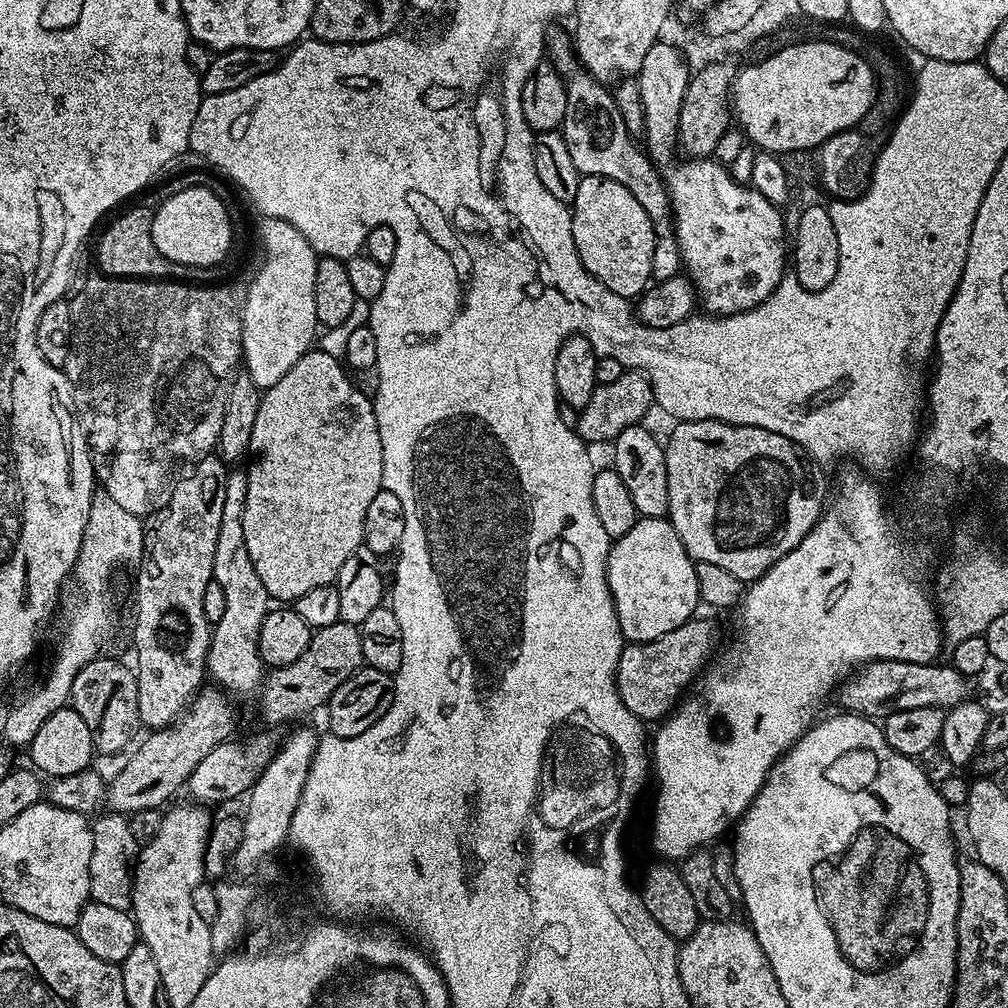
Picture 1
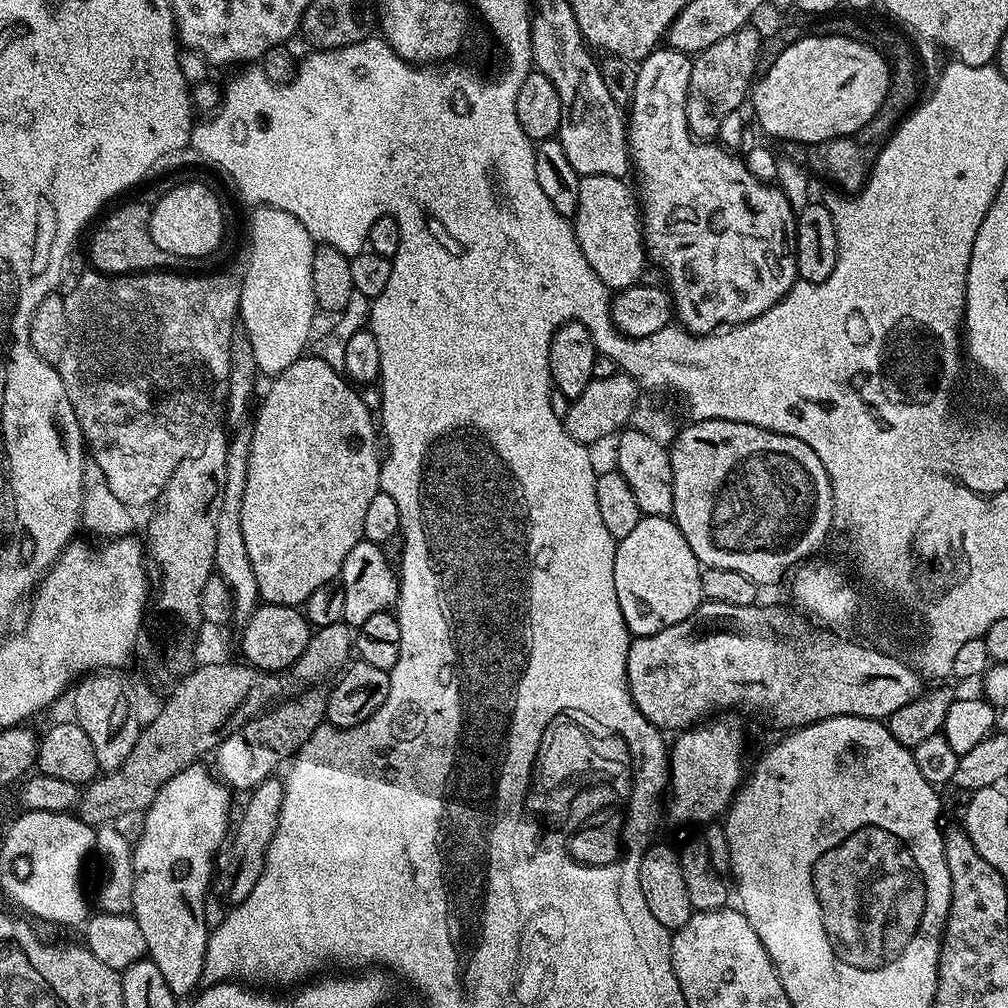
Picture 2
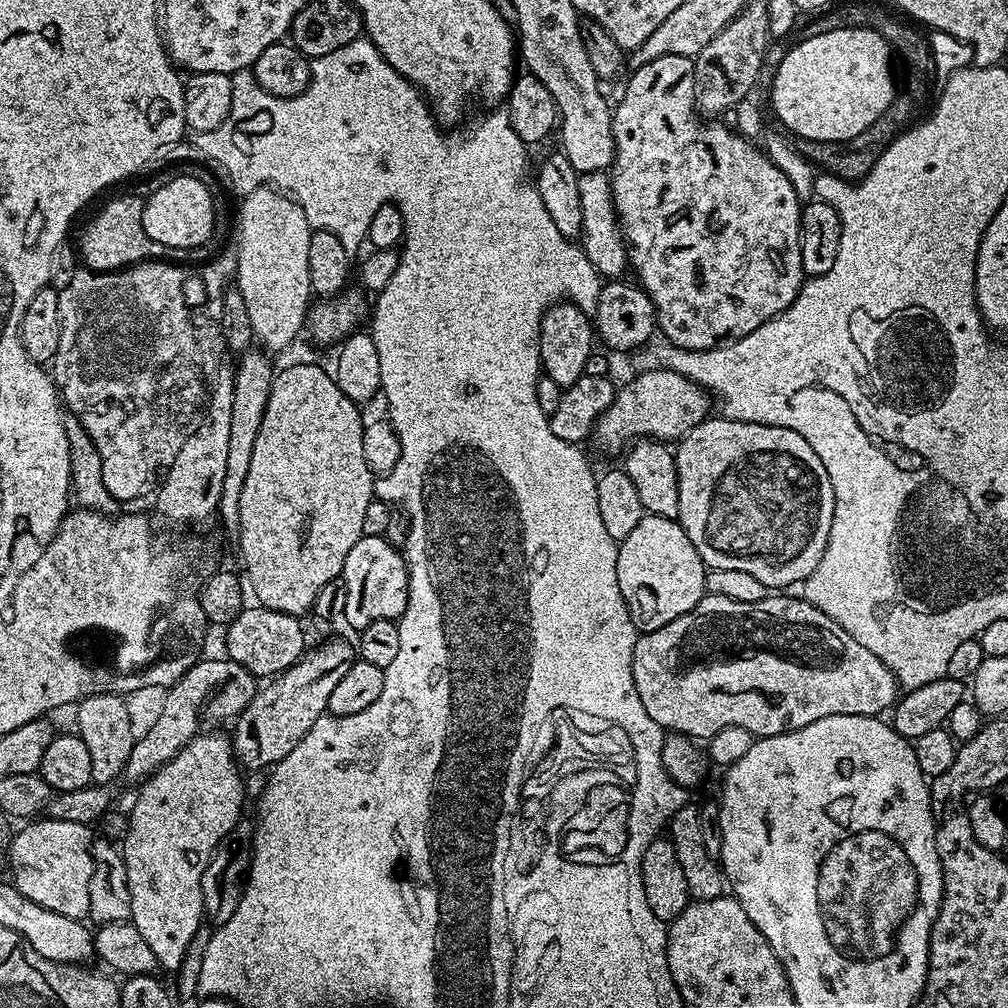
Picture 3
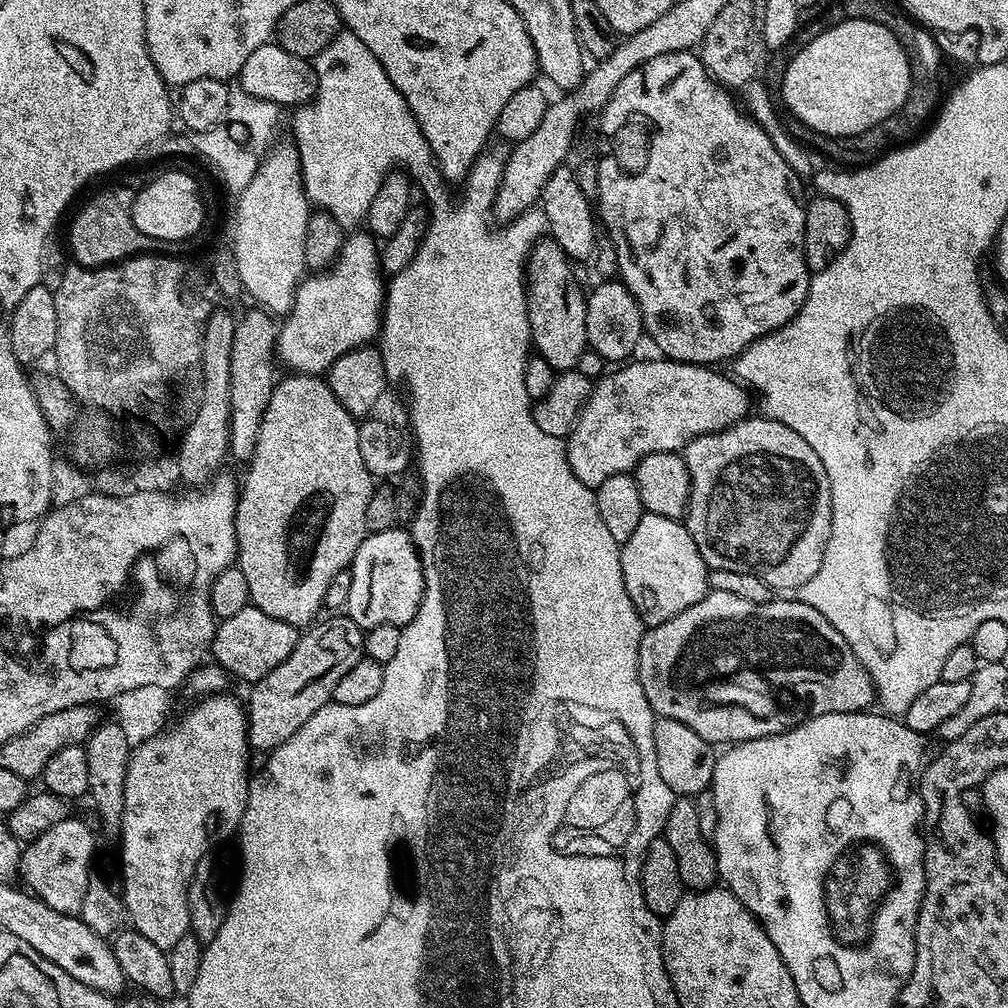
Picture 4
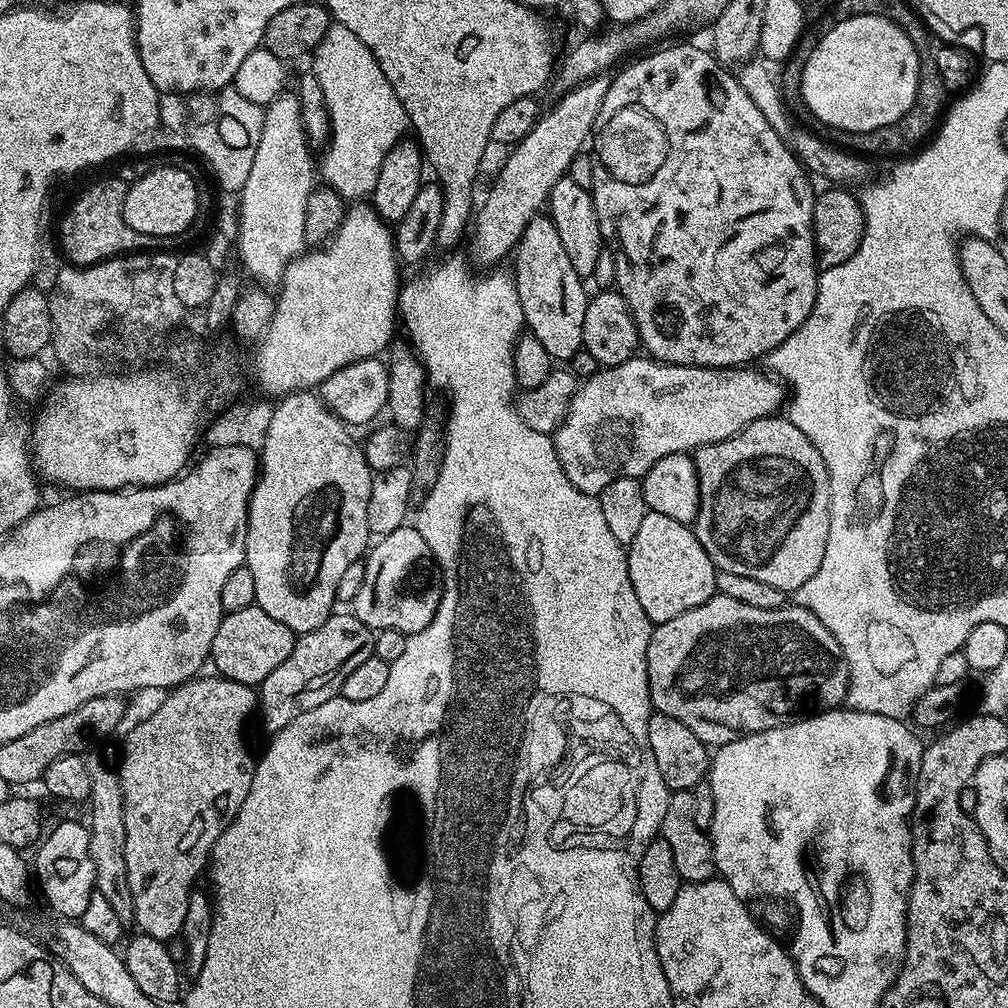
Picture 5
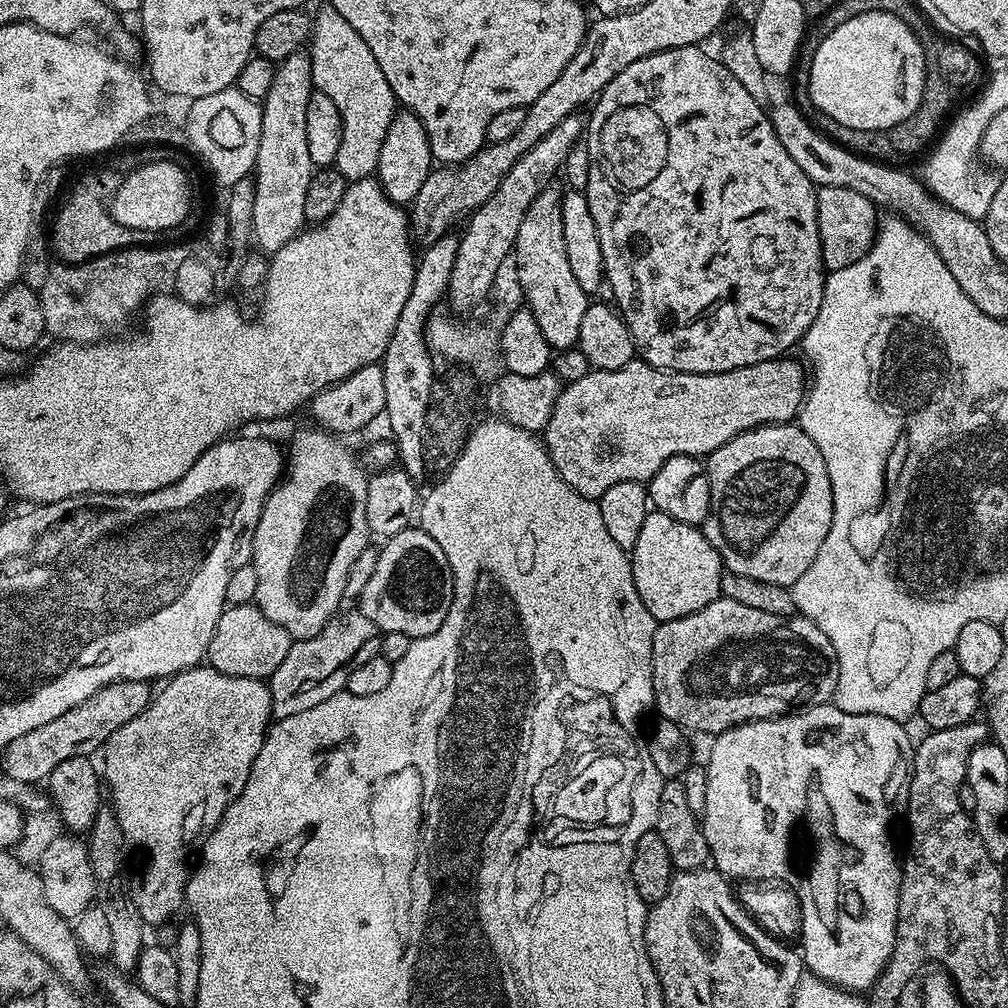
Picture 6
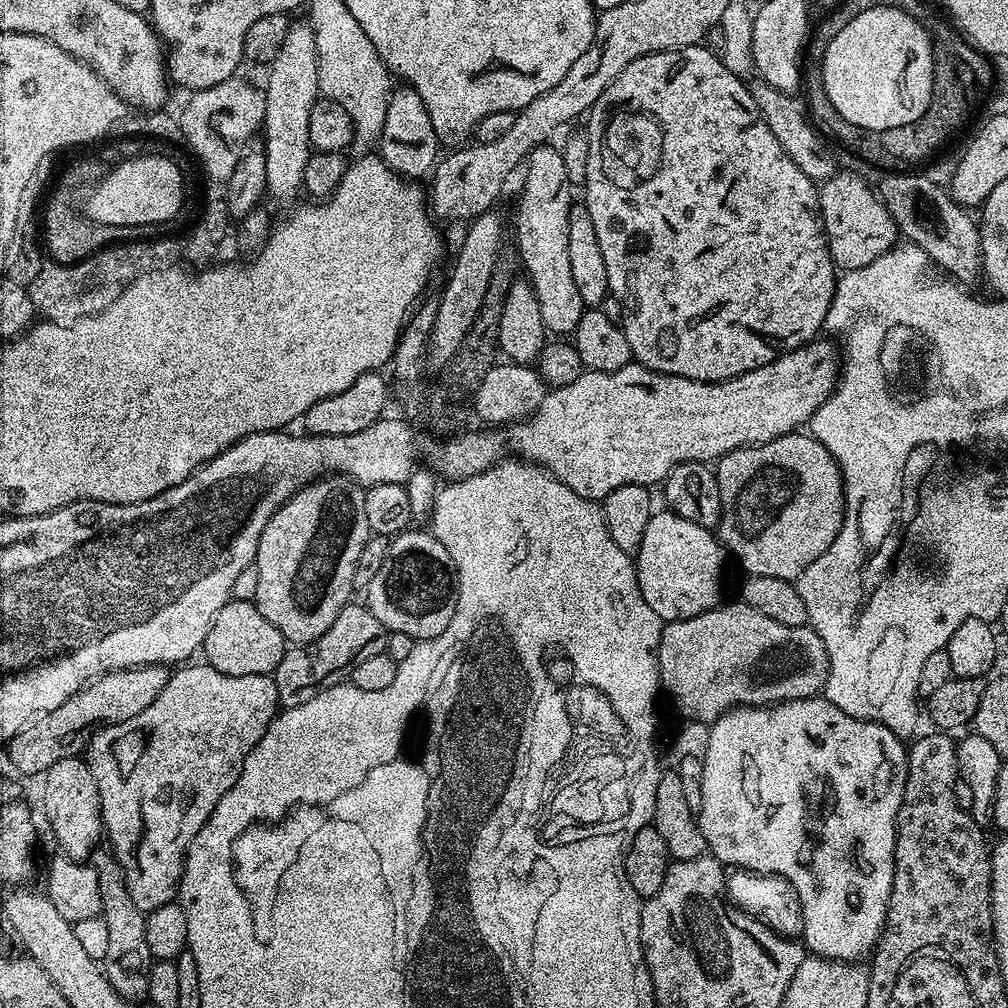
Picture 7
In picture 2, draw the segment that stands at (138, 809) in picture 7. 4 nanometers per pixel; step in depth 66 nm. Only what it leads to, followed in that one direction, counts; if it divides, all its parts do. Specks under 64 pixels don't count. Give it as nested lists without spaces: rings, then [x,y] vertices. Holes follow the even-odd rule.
[[[197,762],[182,769],[166,782],[166,786],[162,786],[162,790],[158,790],[154,802],[144,812],[144,828],[132,850],[134,906],[131,915],[136,917],[138,927],[146,937],[147,959],[158,966],[162,978],[166,978],[166,986],[170,986],[177,998],[191,997],[204,979],[204,959],[210,935],[210,923],[204,917],[204,895],[210,892],[214,861],[230,832],[228,811],[232,808],[233,793],[223,780],[209,769],[208,773],[202,765]]]

